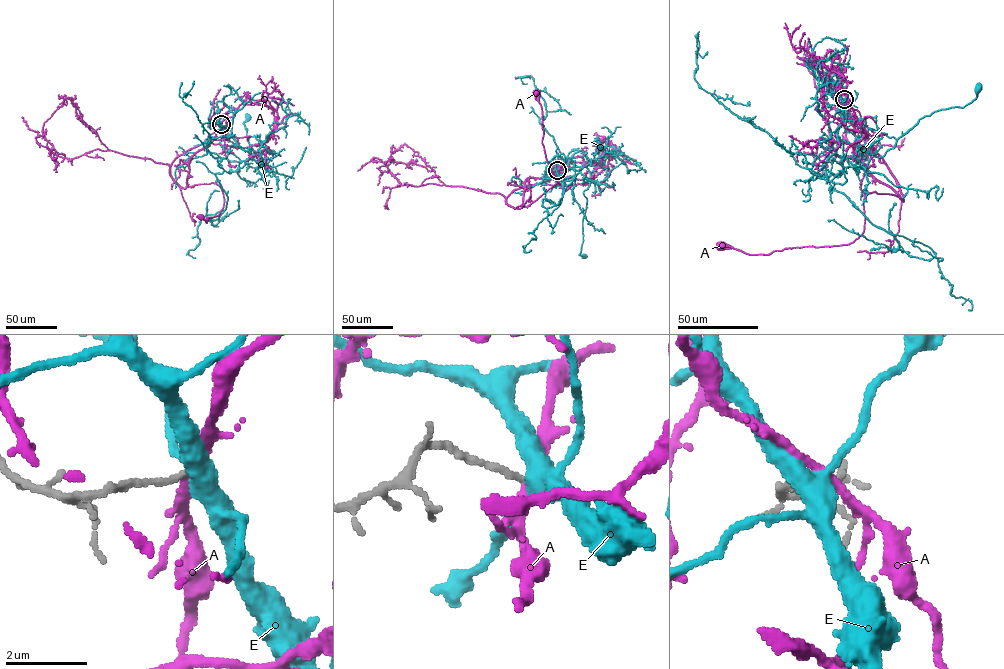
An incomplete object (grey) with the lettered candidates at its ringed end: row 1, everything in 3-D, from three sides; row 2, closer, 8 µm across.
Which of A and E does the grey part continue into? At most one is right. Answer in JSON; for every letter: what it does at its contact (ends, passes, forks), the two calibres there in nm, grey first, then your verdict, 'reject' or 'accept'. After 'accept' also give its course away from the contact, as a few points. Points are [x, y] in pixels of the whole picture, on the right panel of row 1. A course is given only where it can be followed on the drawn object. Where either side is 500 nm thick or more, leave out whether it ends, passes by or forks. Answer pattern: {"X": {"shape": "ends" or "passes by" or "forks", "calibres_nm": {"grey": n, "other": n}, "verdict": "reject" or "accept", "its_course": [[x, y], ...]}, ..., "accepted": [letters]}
{"A": {"shape": "passes by", "calibres_nm": {"grey": 150, "other": 220}, "verdict": "reject"}, "E": {"shape": "forks", "calibres_nm": {"grey": 150, "other": 400}, "verdict": "accept", "its_course": [[844, 99], [838, 143], [844, 140], [880, 157], [920, 119], [963, 107], [977, 89]]}, "accepted": ["E"]}

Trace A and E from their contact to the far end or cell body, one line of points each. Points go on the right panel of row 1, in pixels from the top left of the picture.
A: (844, 99), (860, 113), (903, 200), (869, 193), (864, 231), (848, 244), (748, 255), (721, 246)
E: (844, 99), (838, 143), (844, 140), (880, 157), (920, 119), (963, 107), (977, 89)

